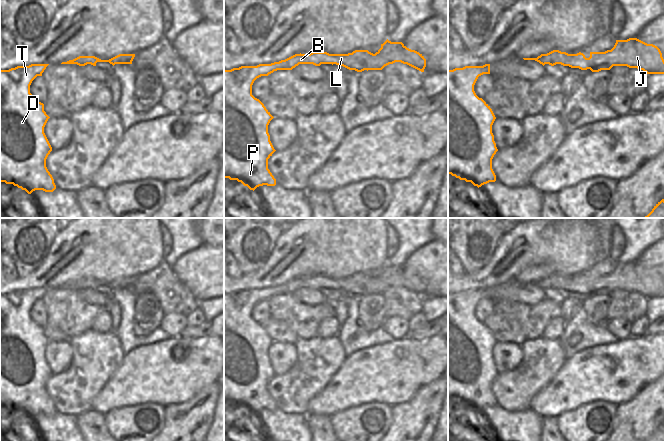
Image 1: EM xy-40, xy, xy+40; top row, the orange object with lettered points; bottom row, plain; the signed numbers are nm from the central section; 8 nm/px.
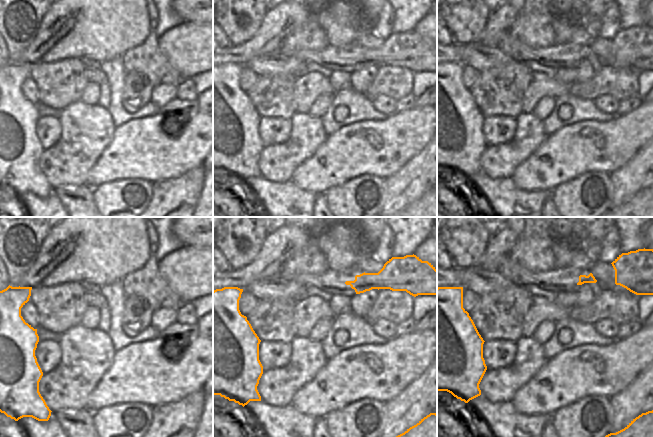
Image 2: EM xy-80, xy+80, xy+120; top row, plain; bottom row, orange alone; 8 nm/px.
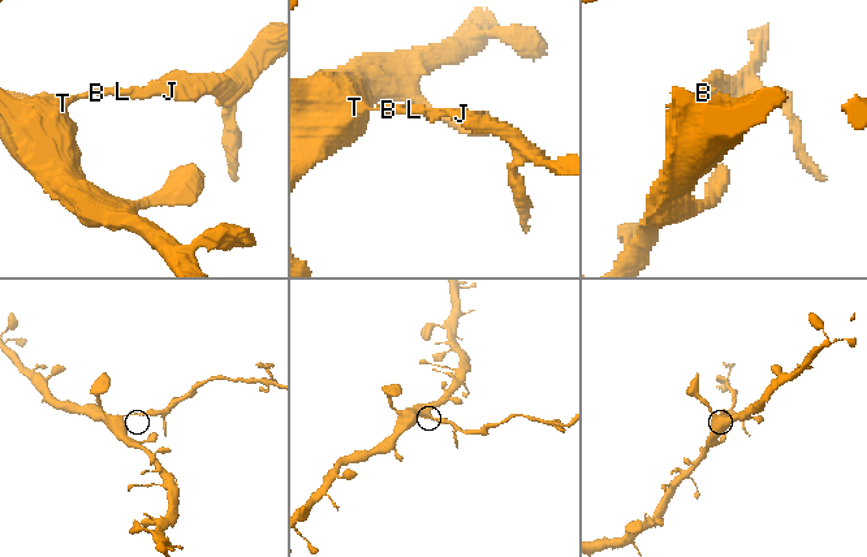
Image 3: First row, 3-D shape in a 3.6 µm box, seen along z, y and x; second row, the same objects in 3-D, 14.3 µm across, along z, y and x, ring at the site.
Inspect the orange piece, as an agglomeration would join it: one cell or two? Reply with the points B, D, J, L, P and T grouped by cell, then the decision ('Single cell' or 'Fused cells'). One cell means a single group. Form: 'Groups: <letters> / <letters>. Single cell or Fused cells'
Groups: B J L / D P T. Fused cells

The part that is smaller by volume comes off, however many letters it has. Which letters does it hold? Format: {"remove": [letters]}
{"remove": ["B", "J", "L"]}

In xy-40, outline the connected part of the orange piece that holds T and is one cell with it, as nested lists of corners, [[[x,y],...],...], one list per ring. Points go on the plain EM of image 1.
[[[49,288],[17,290],[0,294],[0,406],[13,408],[28,418],[35,414],[53,416],[54,403],[46,391],[46,383],[52,371],[44,357],[50,342],[44,335],[44,328],[31,317],[30,309]]]

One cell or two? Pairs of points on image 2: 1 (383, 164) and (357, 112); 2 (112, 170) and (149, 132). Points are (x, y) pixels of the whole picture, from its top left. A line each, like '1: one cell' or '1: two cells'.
1: two cells
2: one cell

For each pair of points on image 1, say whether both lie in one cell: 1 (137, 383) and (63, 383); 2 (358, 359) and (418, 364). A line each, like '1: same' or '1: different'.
1: different
2: same

